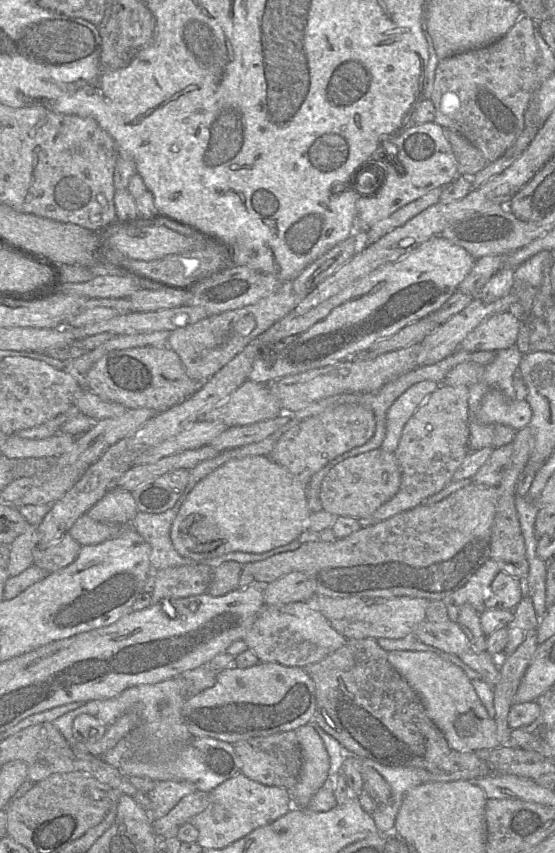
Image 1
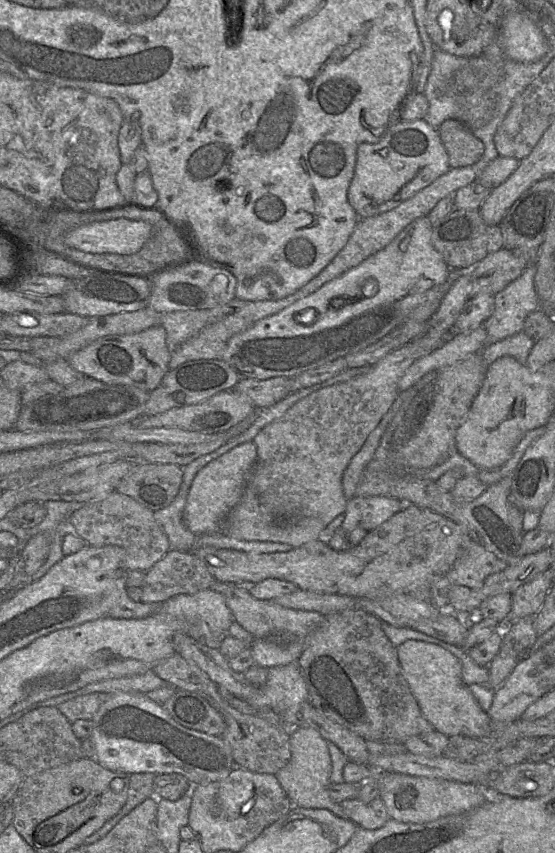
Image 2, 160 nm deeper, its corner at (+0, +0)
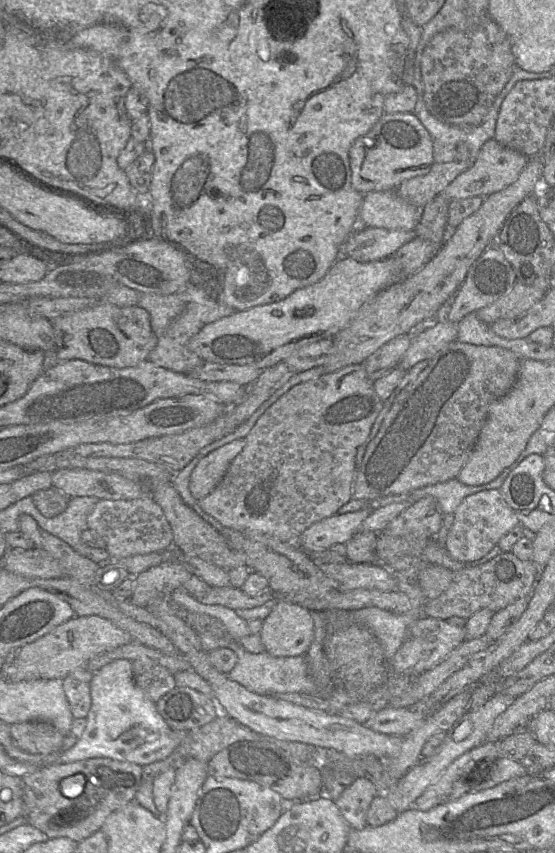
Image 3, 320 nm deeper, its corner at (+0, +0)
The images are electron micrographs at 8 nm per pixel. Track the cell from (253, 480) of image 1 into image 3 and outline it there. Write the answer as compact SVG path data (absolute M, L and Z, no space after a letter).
M245 439L226 444L205 456L190 475L192 496L200 501L210 494L224 477L232 460L243 450Z

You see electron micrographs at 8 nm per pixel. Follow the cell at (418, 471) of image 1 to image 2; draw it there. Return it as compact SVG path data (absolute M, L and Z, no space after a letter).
M353 496L348 500L340 529L345 534L362 528L370 531L405 507L402 500L385 496Z

